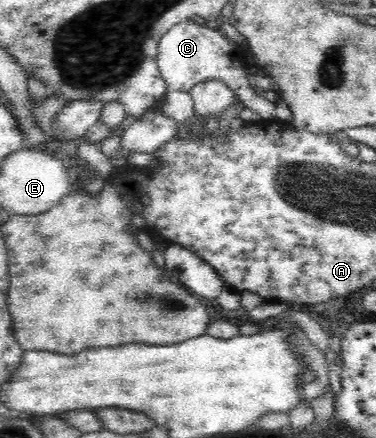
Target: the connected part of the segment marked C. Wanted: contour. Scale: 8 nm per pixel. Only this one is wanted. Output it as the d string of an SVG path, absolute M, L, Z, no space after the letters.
M194 21L183 22L171 27L159 39L157 65L169 90L190 92L197 83L218 79L235 92L241 101L241 107L249 107L255 113L259 113L263 120L276 121L275 97L261 96L249 86L248 75L241 63L242 53L239 53L242 50L239 48L239 45L229 40L219 29L213 30Z

